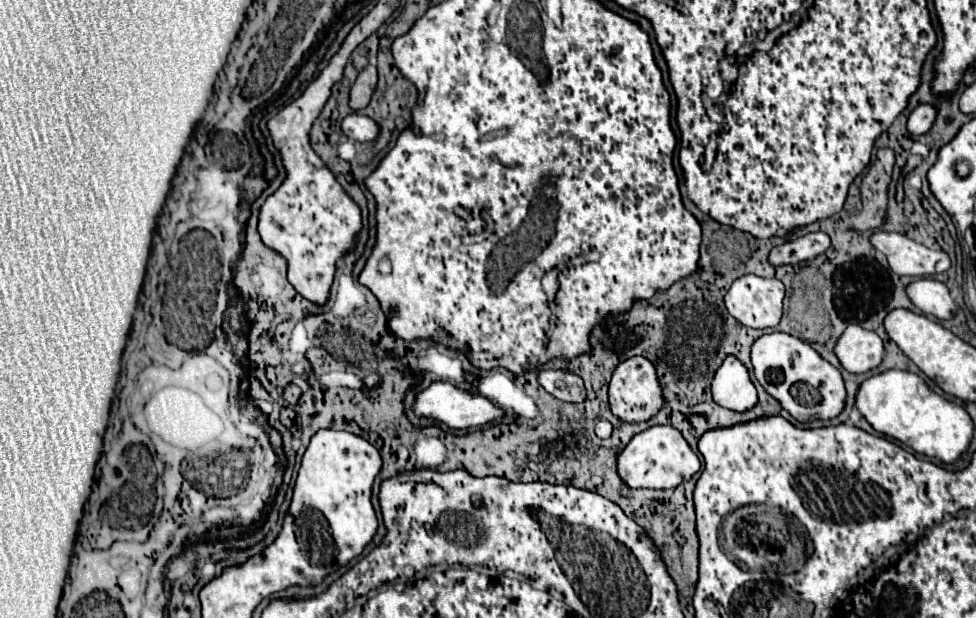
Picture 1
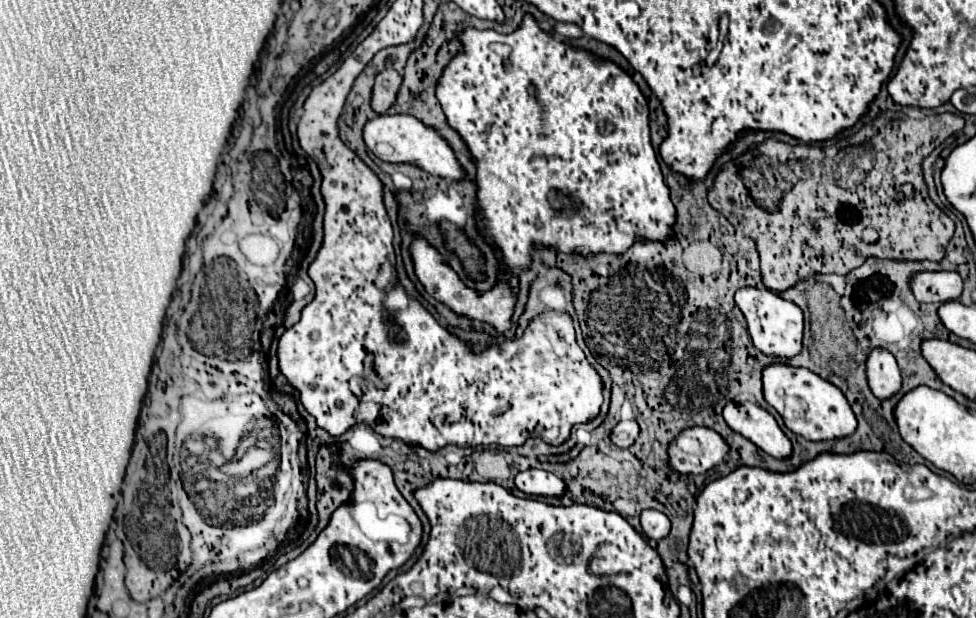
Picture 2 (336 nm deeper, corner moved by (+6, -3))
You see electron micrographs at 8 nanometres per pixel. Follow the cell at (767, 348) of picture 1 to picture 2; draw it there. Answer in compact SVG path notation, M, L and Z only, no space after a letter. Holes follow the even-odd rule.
M784 362L770 364L762 370L762 384L766 402L776 408L784 424L794 434L804 436L806 440L832 440L850 436L856 430L856 416L842 390L832 382L820 378L818 374L810 372L808 368L796 368Z

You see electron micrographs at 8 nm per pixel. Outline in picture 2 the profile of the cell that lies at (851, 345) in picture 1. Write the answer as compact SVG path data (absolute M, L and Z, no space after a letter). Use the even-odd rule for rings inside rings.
M872 348L866 358L866 378L876 398L890 398L902 386L896 358L886 348Z

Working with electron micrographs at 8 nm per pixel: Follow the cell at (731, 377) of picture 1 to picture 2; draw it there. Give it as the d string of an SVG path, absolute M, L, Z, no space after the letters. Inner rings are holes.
M752 400L746 402L728 402L722 410L726 424L754 442L758 448L768 452L774 458L788 458L792 452L792 444L786 434L780 430L774 416L758 406Z

